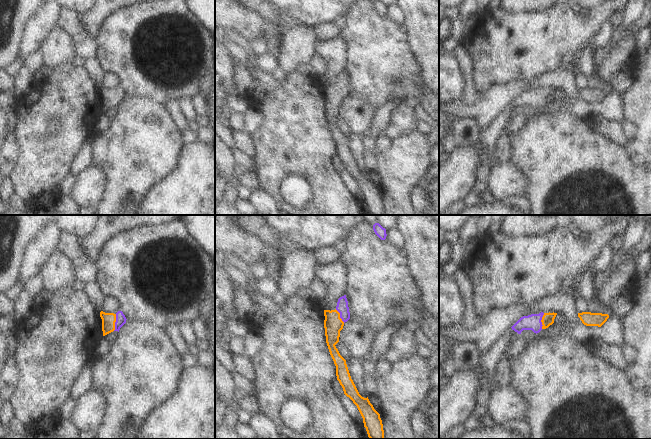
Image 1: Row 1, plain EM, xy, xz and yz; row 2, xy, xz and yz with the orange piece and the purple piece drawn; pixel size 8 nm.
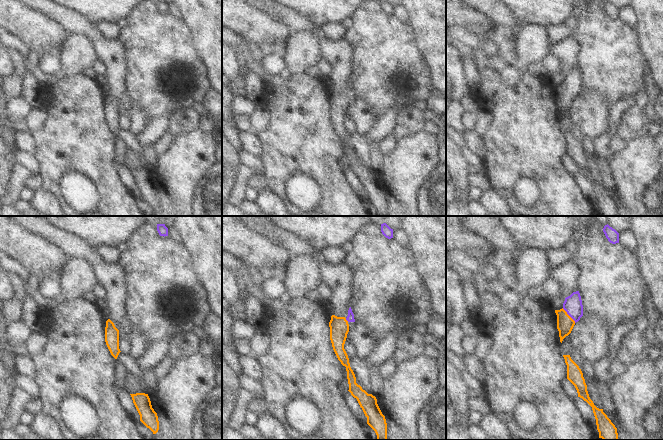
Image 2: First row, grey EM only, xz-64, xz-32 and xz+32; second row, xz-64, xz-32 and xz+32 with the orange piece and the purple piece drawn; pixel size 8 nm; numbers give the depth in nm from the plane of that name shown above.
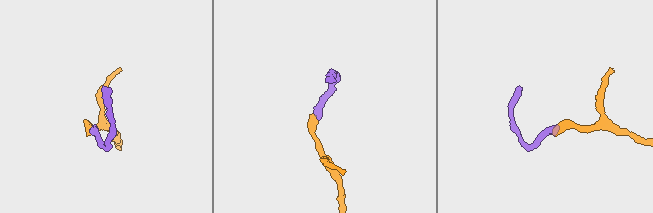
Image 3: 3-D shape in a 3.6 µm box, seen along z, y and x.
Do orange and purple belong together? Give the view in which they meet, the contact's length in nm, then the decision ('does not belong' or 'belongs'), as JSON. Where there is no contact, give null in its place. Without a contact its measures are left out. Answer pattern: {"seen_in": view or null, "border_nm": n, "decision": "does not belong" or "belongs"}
{"seen_in": "xy", "border_nm": 140, "decision": "belongs"}

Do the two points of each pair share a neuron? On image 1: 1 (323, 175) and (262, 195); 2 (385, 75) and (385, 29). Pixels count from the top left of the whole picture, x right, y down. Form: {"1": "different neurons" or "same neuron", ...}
{"1": "different neurons", "2": "same neuron"}

